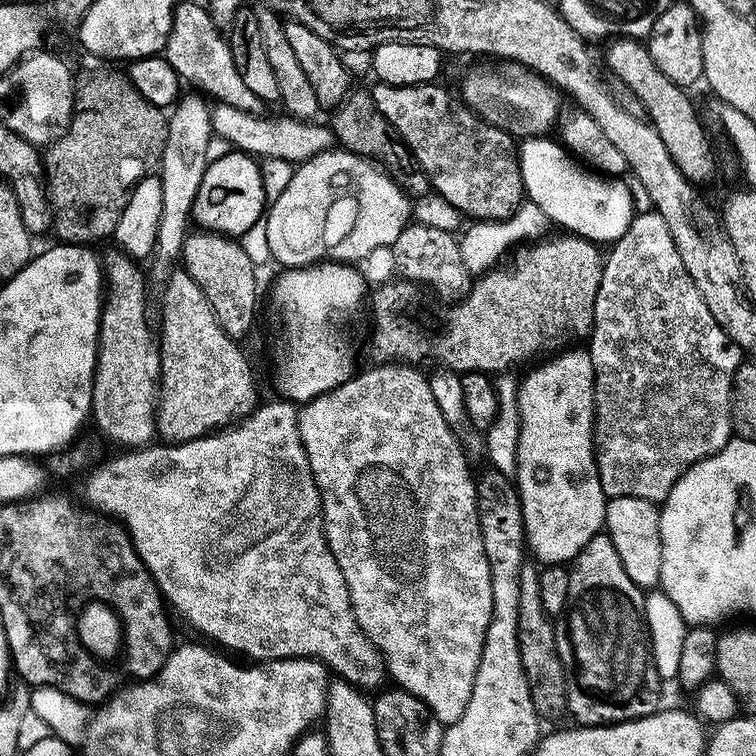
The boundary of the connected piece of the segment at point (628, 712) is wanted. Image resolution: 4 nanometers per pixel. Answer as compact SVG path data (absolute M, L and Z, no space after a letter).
M607 534L590 538L590 542L582 546L576 559L571 561L568 577L568 600L554 624L558 658L566 678L567 715L572 715L576 719L573 721L580 726L621 724L623 720L653 715L661 707L662 681L654 666L652 643L648 641L645 593L634 582L630 582L630 574L626 574L622 558L618 558L618 550L614 550L614 542L610 542Z

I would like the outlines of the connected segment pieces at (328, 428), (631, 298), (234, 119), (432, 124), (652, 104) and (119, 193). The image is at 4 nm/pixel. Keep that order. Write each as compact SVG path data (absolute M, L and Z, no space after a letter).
M380 362L370 368L366 372L357 371L352 379L344 384L340 384L334 390L330 390L326 394L322 394L318 398L314 398L309 404L299 405L296 417L298 418L298 434L302 438L302 446L306 450L306 458L310 462L310 470L314 474L314 482L320 491L320 505L324 511L324 537L328 540L330 550L334 554L334 558L338 562L338 570L342 570L342 578L346 582L346 586L350 590L350 602L354 610L354 618L358 622L361 632L366 634L366 638L370 638L370 642L384 657L384 666L389 677L392 676L399 687L404 688L410 694L414 694L418 698L422 698L422 702L426 702L426 706L430 706L430 710L438 717L440 723L447 726L455 722L462 714L462 710L466 710L466 702L470 702L470 694L474 686L474 674L478 670L478 662L482 654L482 646L486 638L486 630L490 626L490 618L492 617L492 591L490 590L490 566L486 562L486 550L482 550L482 534L478 526L478 506L476 505L476 480L474 472L468 469L470 463L469 457L465 455L464 449L461 447L461 442L456 439L450 426L447 425L446 419L442 416L442 411L438 408L437 402L434 400L434 395L431 393L428 385L428 376L425 373L420 373L420 370L414 366L389 366L387 363Z
M647 210L633 215L630 226L622 238L618 238L606 252L602 282L598 286L598 298L594 302L594 322L592 334L586 344L594 366L594 402L596 403L596 420L592 424L592 447L596 453L596 469L602 482L605 497L629 496L630 498L646 498L653 502L662 502L674 490L678 478L686 474L698 462L718 454L733 439L732 430L732 390L736 371L742 363L740 348L725 334L722 326L714 322L714 314L702 302L702 294L698 294L698 286L686 274L686 266L682 266L682 258L678 258L678 246L674 246L674 238L670 238L670 230L666 230L666 222L655 210Z
M219 102L213 103L211 110L213 133L226 138L226 142L233 149L247 152L253 158L284 159L295 166L329 151L334 144L331 127L327 123L296 120L287 114L280 114L277 120L267 120L267 115L255 116L246 110L238 110L234 106Z
M440 82L431 84L415 84L414 86L394 86L393 84L373 83L370 91L374 98L374 106L378 106L378 110L382 110L382 118L386 118L390 122L390 126L394 126L394 130L398 130L398 134L406 142L406 146L412 152L413 157L418 165L419 171L428 177L428 182L433 193L437 192L446 203L452 208L457 208L464 216L472 216L473 221L481 220L505 220L511 216L517 208L520 207L525 199L524 183L522 182L522 174L520 173L520 157L518 155L518 144L512 133L503 132L498 126L494 126L490 122L486 122L480 116L476 115L459 95L451 96L446 89L440 85Z
M616 38L609 44L612 44L608 48L608 68L612 71L611 75L626 82L626 85L638 94L639 101L646 108L648 123L658 130L666 150L670 150L670 158L674 158L674 166L678 166L678 170L682 170L682 174L692 185L702 186L716 172L716 156L712 153L712 146L704 134L703 124L696 117L696 110L688 98L689 93L685 89L679 88L674 82L670 82L670 78L666 78L666 74L662 74L662 70L658 70L658 66L654 66L654 58L650 58L647 43L627 38Z
M123 71L96 72L84 81L79 81L76 84L76 106L72 121L64 129L63 136L47 149L47 203L51 209L51 231L56 232L55 239L81 246L95 245L95 240L104 240L107 236L109 239L116 231L129 198L129 193L120 188L127 189L129 185L135 186L139 180L143 180L146 175L144 167L148 163L152 163L152 166L159 165L167 137L168 116L146 102L146 98L138 94Z

